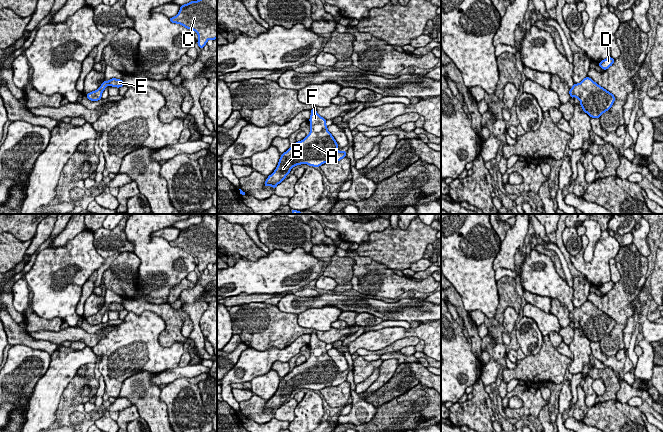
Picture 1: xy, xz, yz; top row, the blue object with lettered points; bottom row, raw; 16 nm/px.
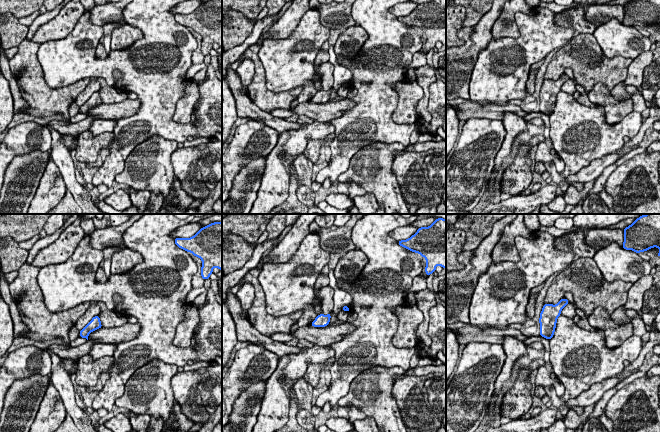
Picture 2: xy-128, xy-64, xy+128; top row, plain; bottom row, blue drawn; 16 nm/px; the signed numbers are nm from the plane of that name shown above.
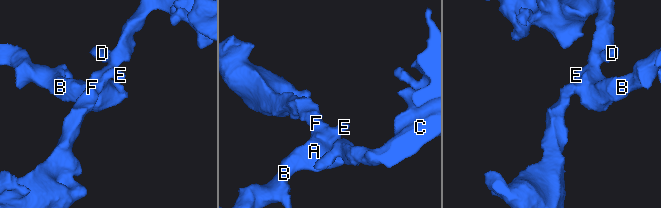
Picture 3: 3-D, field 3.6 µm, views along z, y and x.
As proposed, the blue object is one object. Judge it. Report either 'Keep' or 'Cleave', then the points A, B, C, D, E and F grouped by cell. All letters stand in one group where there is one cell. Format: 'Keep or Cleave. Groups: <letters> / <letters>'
Keep. Groups: A B C D E F

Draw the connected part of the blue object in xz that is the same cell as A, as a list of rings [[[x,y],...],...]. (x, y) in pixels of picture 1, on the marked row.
[[[314,108],[310,112],[310,133],[281,154],[276,169],[266,179],[264,187],[275,189],[297,165],[320,167],[324,163],[338,162],[346,157],[347,151],[337,150],[338,144],[327,129],[326,119]]]

